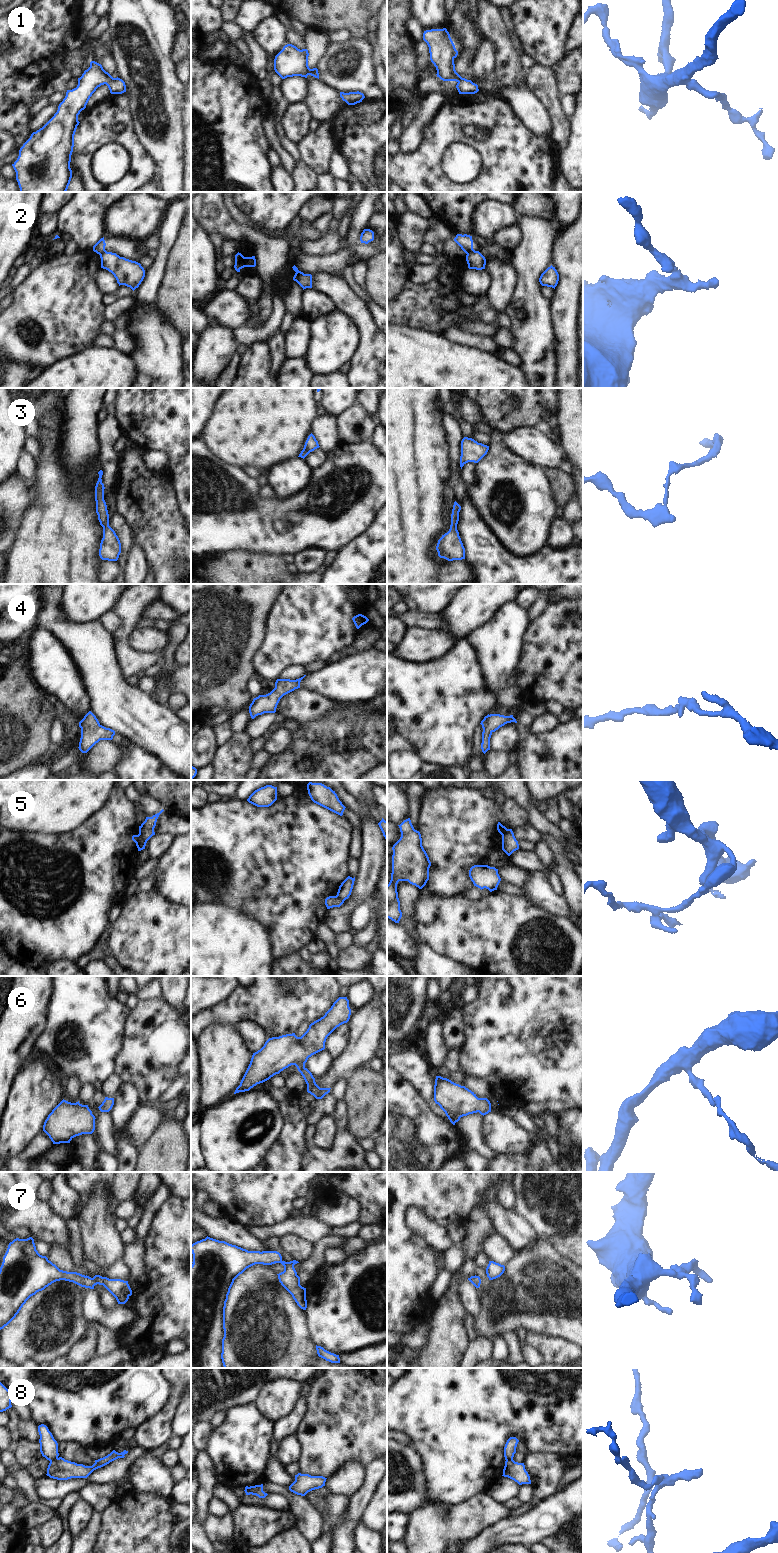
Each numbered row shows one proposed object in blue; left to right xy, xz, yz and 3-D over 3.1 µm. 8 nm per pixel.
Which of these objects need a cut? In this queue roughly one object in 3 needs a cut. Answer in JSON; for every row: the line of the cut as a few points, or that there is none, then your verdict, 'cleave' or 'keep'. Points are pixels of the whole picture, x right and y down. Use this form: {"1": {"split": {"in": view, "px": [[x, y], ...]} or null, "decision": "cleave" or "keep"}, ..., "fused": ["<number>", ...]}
{"1": {"split": null, "decision": "keep"}, "2": {"split": {"in": "xz", "px": [[301, 272], [296, 281]]}, "decision": "cleave"}, "3": {"split": null, "decision": "keep"}, "4": {"split": null, "decision": "keep"}, "5": {"split": {"in": "xy", "px": [[139, 833], [145, 843]]}, "decision": "cleave"}, "6": {"split": null, "decision": "keep"}, "7": {"split": null, "decision": "keep"}, "8": {"split": {"in": "xy", "px": [[57, 1457], [50, 1461]]}, "decision": "cleave"}, "fused": ["2", "5", "8"]}

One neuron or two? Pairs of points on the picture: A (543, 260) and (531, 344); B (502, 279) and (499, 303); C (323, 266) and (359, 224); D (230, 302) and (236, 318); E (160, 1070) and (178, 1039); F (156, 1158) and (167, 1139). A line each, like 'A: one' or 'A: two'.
A: one
B: one
C: one
D: one
E: one
F: one

